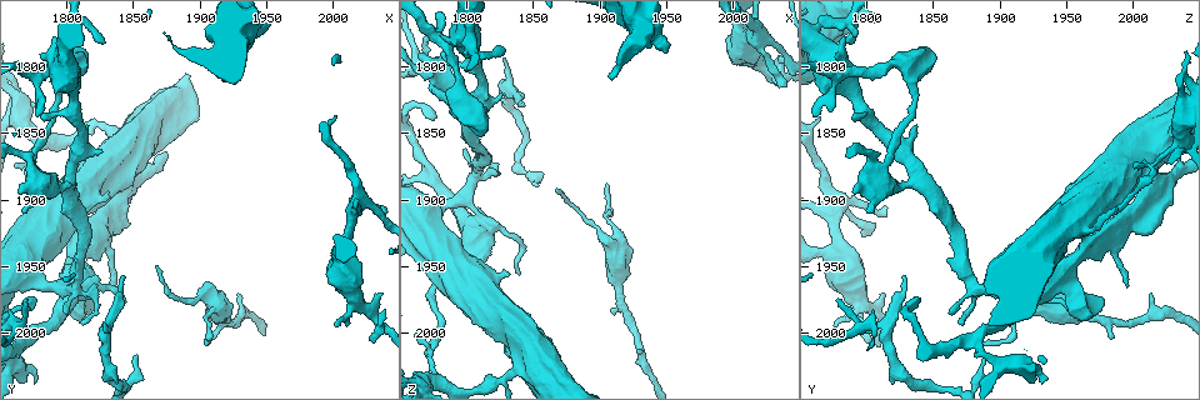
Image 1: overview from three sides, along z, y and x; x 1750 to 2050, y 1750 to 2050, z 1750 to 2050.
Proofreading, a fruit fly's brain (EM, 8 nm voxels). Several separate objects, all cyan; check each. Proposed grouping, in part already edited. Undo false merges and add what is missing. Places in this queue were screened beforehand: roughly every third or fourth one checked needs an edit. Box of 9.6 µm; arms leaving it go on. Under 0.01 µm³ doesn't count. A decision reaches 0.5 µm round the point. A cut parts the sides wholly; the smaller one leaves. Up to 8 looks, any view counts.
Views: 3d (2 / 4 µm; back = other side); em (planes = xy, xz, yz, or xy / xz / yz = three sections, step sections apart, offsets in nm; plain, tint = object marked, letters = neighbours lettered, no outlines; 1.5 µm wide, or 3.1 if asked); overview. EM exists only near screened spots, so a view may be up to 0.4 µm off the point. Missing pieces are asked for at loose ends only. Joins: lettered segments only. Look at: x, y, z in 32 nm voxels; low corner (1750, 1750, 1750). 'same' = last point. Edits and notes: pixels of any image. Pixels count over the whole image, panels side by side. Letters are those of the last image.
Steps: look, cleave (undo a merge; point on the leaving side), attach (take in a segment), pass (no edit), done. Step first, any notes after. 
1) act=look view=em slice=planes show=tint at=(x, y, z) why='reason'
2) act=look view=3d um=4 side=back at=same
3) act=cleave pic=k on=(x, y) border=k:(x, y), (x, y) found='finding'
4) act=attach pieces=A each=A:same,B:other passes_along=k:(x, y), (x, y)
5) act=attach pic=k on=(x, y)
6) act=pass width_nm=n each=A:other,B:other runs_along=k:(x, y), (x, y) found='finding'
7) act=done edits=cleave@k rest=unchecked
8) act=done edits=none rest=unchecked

act=look view=3d um=4 at=(1910, 2006, 1984) why='branch stops here'

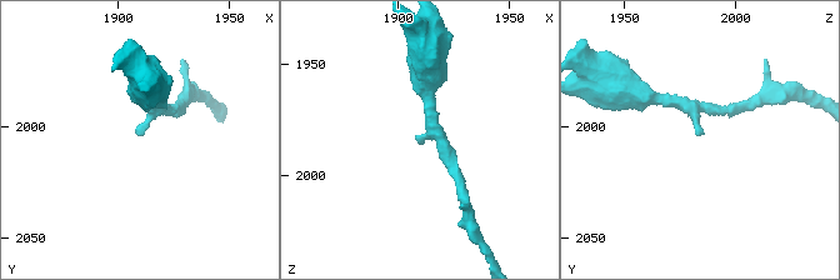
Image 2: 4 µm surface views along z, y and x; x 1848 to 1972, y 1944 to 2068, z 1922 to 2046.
act=look view=em slice=xz step=4 show=tint at=(1909, 2004, 1982) arm_widths_nm=190,200

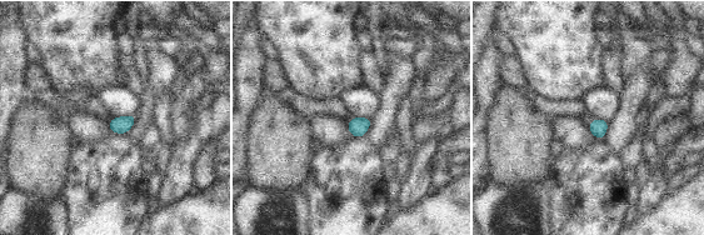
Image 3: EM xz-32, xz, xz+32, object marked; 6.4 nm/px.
act=look view=em slice=planes show=letters at=same why='cut it another way'

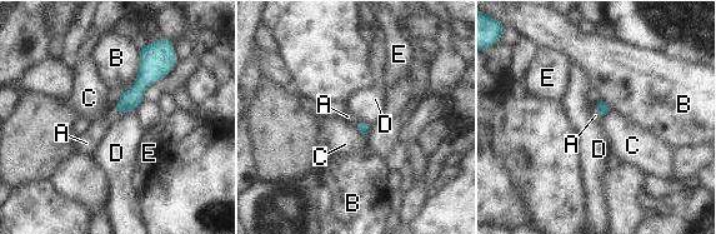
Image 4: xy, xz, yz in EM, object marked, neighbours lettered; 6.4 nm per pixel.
act=attach pieces=A longest_contact=B:200nm each=A:same,B:other,C:other,D:other,E:other passes_along=4:(130, 100), (118, 111), (91, 137) found='it goes on there'

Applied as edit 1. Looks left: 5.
act=look view=overview

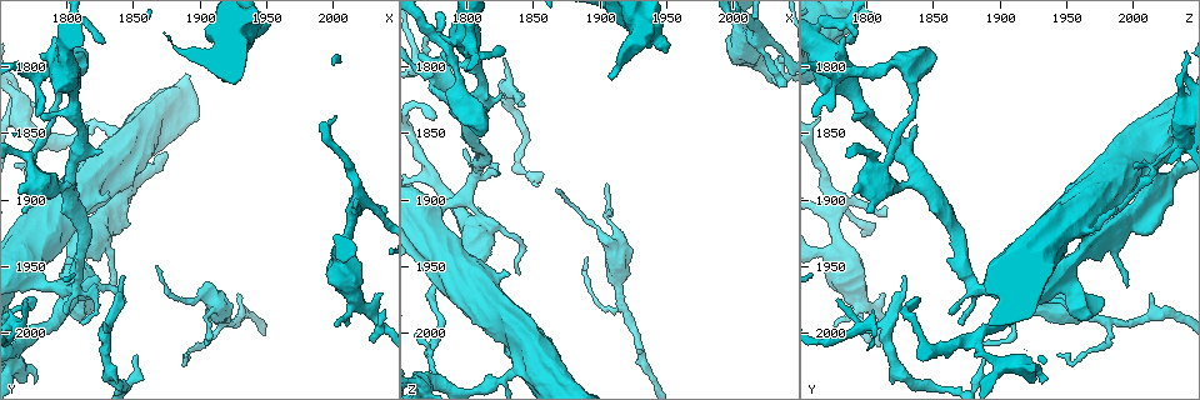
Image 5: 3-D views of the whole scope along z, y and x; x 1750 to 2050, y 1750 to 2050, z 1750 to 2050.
act=look view=em slice=planes show=letters at=(1772, 1924, 1970) why='sudden change in width'

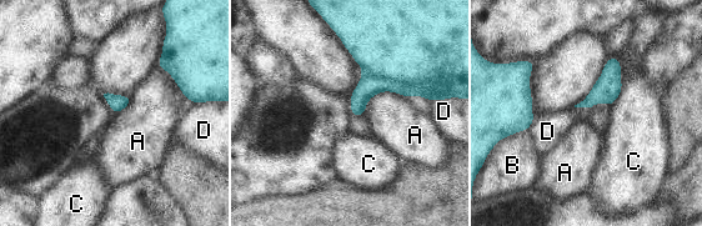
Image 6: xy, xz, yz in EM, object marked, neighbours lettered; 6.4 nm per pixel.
act=cleave pic=6 on=(370, 84) width_nm=100 each=A:other,B:other,C:other,D:other border=6:(364, 70), (420, 84), (425, 95) found='two neurons meet here'

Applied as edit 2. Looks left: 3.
act=look view=overview why='redraw'

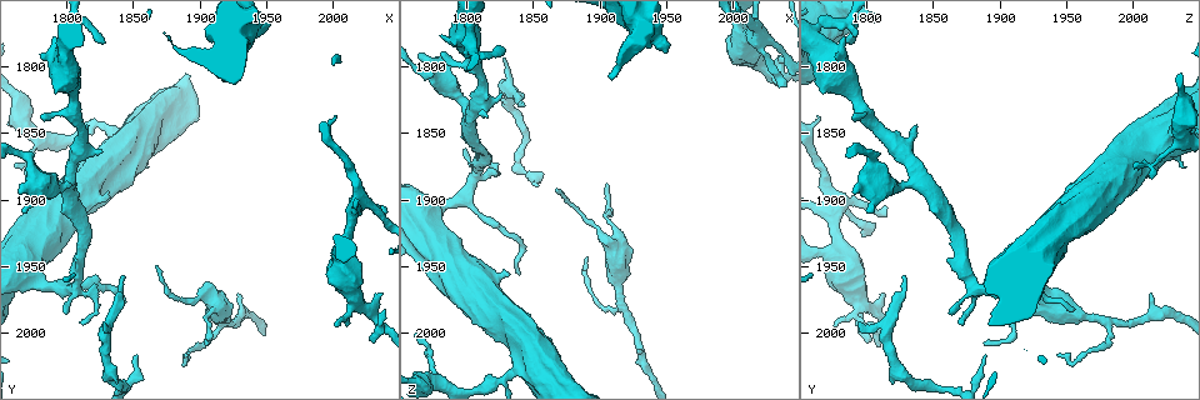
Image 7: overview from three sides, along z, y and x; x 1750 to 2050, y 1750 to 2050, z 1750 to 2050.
act=look view=em slice=xy step=8 show=tint at=(1942, 1770, 1780) why='calibre changes'

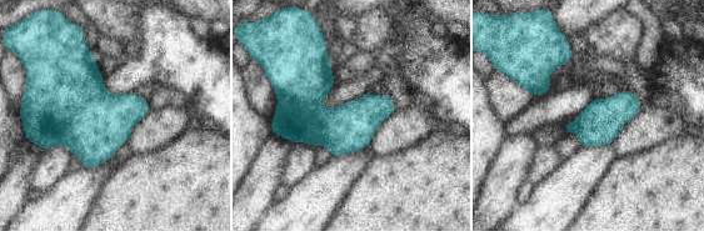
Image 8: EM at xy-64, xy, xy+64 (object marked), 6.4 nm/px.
act=look view=em slice=planes show=letters at=same why='another direction'

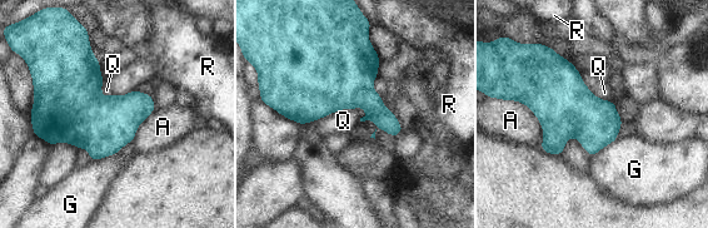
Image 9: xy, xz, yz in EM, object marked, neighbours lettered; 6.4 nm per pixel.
act=pass width_nm=220 each=A:other,G:other,Q:other,R:other border=9:(353, 108), (338, 109), (302, 125) found='all the same neuron'

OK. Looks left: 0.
act=done edits=attach@4,cleave@6 rest=unchecked

